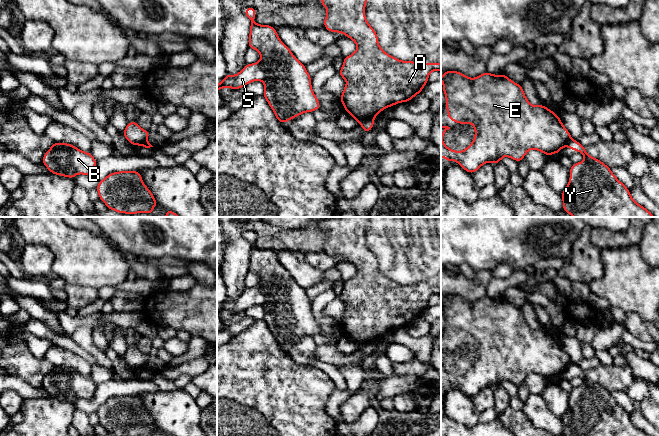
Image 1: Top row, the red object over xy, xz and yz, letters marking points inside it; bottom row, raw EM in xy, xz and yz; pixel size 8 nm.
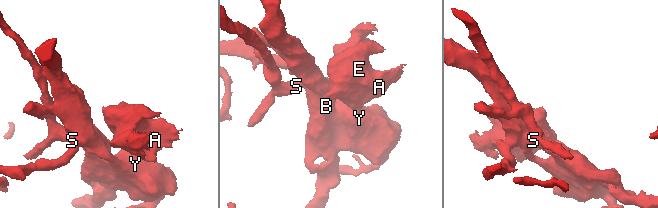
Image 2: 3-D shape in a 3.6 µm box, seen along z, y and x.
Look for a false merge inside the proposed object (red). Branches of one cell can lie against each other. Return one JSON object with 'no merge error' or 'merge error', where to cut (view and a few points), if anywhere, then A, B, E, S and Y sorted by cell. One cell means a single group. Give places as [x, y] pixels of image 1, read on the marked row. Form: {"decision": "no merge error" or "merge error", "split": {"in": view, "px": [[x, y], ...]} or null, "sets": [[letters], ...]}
{"decision": "merge error", "split": {"in": "xz", "px": [[372, 117], [363, 122]]}, "sets": [["A", "E"], ["B", "S", "Y"]]}

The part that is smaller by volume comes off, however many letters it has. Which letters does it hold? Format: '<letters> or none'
A, E

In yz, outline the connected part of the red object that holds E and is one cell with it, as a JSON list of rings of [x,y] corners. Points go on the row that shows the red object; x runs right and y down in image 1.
[[[458,71],[444,72],[441,81],[448,111],[446,117],[459,124],[472,123],[475,129],[473,142],[463,151],[454,151],[442,140],[443,134],[450,127],[441,126],[441,157],[448,163],[454,160],[472,174],[485,163],[501,162],[504,156],[519,162],[531,149],[547,156],[559,153],[572,139],[559,116],[544,105],[531,105],[522,86],[504,74],[493,75],[486,71],[476,78],[469,78]]]

